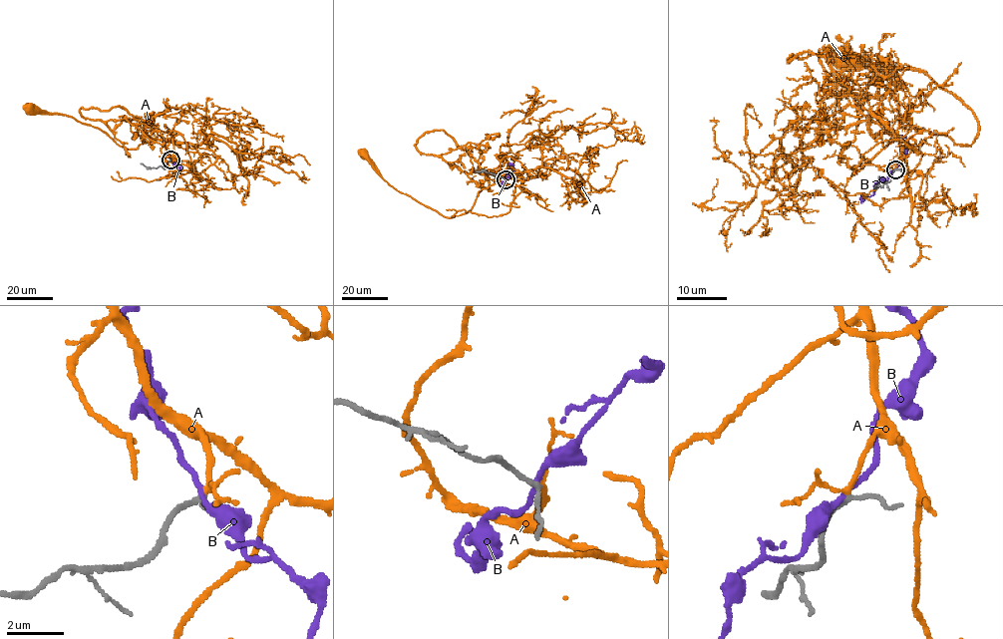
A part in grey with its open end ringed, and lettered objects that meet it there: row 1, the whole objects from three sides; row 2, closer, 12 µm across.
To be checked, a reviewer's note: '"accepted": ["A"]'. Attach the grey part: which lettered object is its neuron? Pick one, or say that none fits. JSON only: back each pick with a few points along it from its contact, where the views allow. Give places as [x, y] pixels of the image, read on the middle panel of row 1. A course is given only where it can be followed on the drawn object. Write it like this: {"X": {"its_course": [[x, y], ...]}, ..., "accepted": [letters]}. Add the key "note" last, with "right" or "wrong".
{"A": {"its_course": [[505, 179], [482, 188], [472, 208], [465, 213], [447, 217], [392, 186], [363, 155]]}, "accepted": ["A"], "note": "right"}

